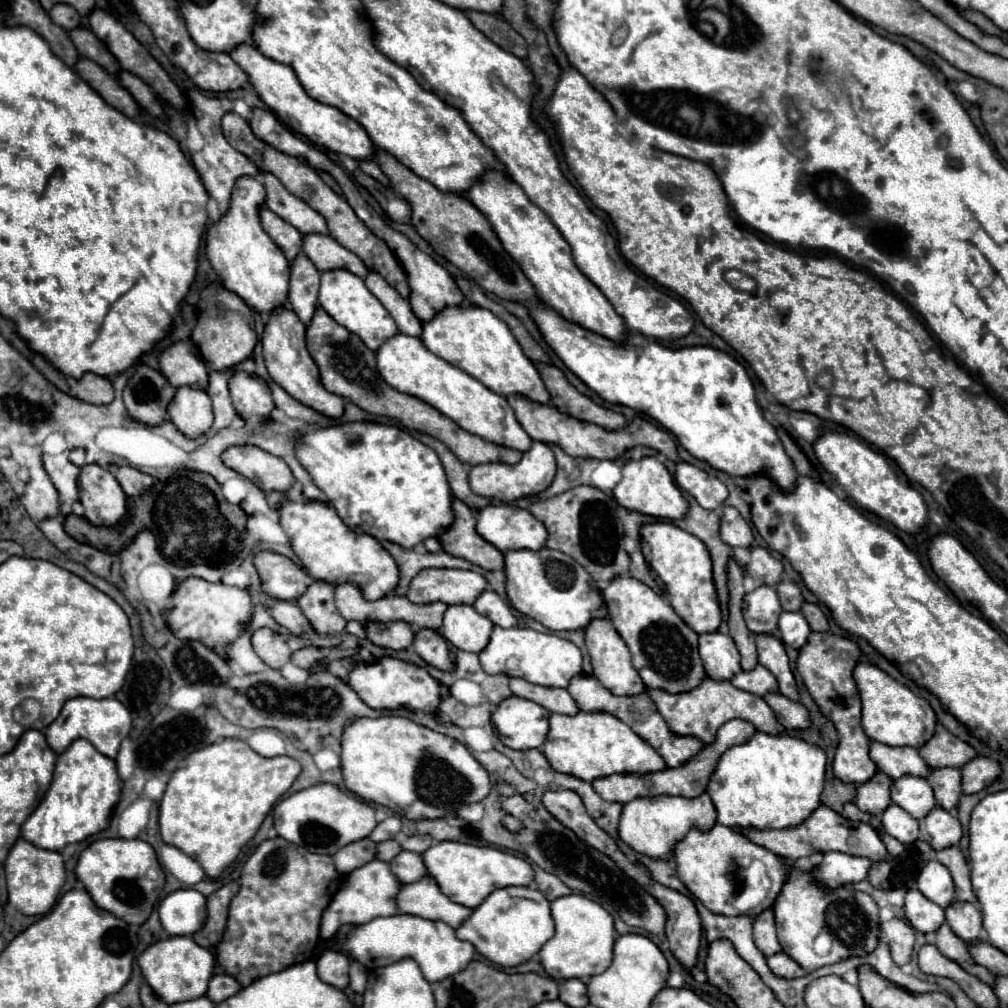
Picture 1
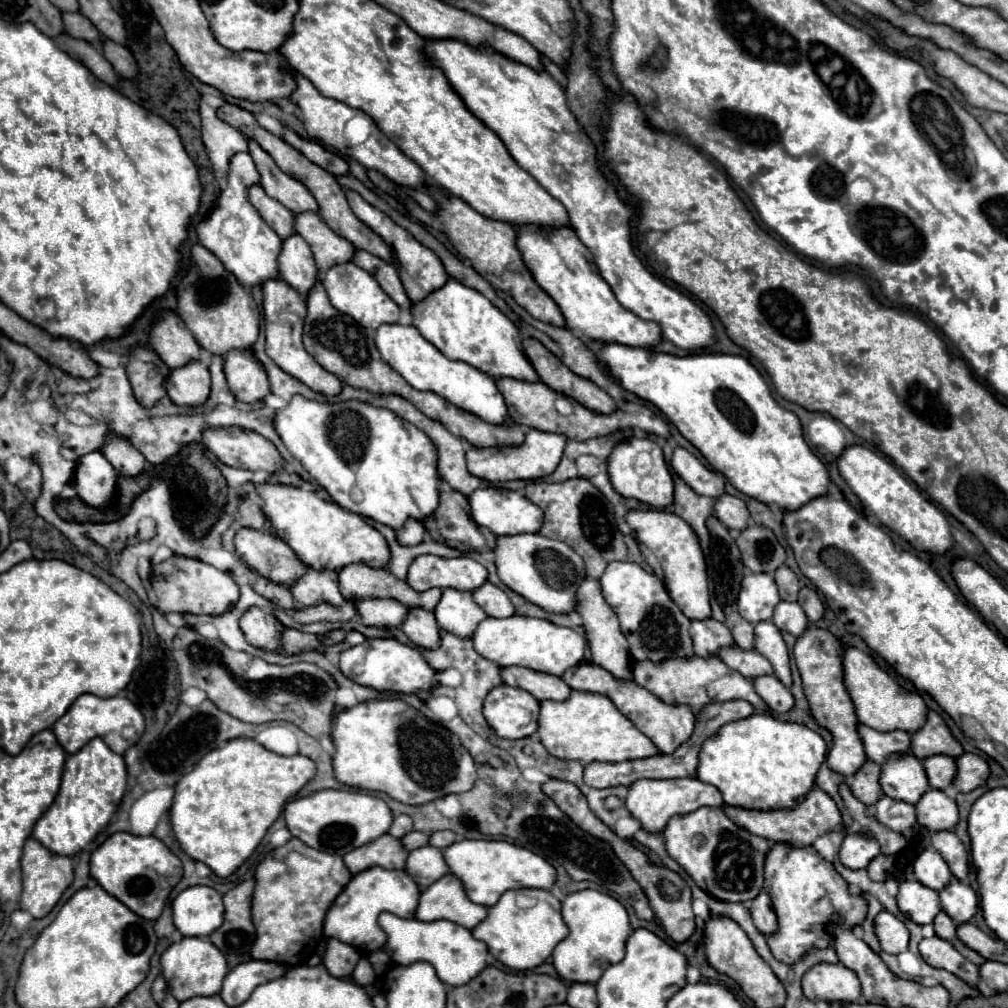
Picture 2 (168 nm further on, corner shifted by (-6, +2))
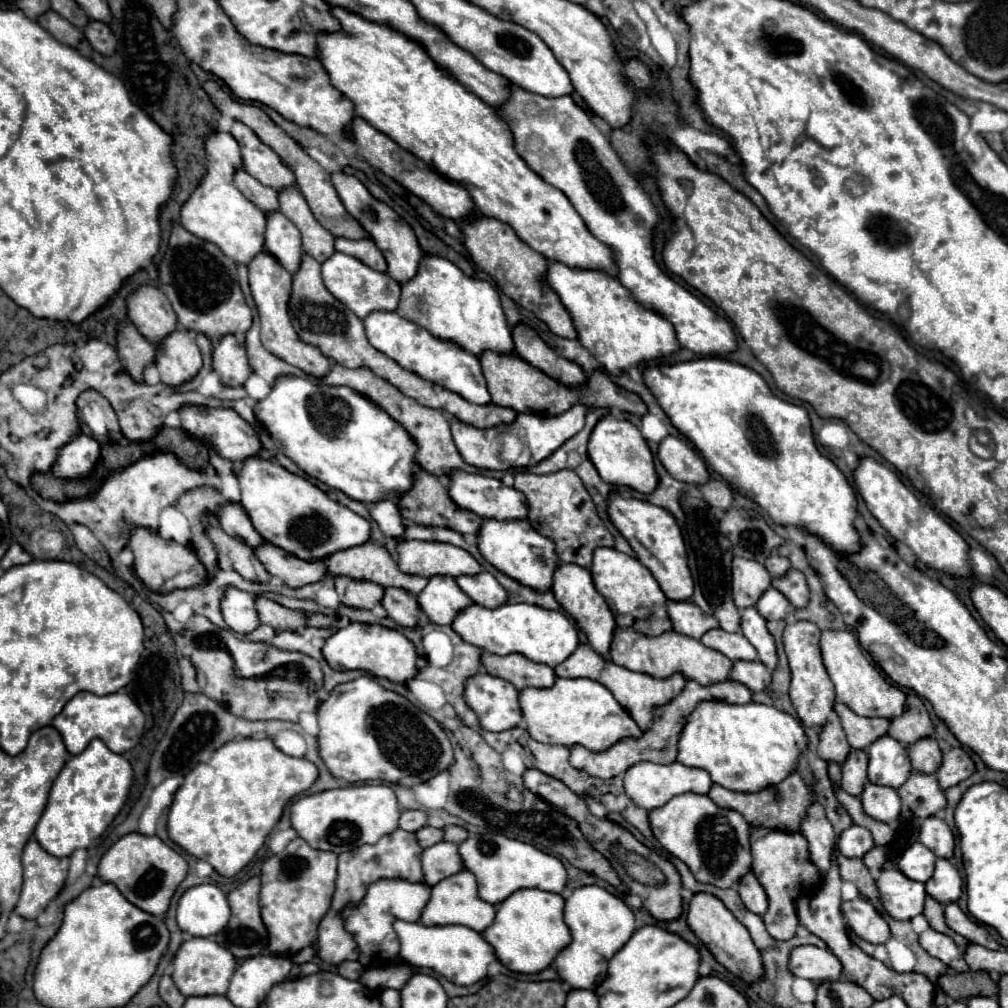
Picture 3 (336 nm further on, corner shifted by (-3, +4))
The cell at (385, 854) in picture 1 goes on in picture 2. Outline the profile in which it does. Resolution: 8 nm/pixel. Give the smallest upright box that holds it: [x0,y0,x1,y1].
[401,831,429,851]

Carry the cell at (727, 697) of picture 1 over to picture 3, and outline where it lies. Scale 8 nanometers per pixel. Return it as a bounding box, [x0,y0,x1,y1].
[610,627,732,685]

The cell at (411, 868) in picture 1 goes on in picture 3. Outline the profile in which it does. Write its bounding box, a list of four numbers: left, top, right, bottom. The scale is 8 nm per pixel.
[422,841,464,885]

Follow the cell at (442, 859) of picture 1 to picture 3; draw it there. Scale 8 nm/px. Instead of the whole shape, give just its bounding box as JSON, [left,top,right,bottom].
[460,833,568,903]

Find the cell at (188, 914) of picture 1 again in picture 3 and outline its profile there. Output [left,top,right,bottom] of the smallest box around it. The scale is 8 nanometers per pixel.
[178,885,228,937]

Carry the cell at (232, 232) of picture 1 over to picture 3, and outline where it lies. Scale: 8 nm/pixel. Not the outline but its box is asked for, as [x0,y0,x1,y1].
[180,127,266,265]

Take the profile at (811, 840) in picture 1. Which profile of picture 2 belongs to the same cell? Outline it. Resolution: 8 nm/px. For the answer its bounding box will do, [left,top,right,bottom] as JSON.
[723,787,843,847]

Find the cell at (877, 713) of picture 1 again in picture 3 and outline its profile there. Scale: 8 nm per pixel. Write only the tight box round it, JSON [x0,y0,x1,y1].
[820,629,906,719]

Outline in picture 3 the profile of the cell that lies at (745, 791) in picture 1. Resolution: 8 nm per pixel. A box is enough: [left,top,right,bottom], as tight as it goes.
[676,701,806,791]

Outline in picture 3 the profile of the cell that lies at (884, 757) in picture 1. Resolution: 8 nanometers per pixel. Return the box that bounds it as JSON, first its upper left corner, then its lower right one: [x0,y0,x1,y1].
[834,701,888,749]

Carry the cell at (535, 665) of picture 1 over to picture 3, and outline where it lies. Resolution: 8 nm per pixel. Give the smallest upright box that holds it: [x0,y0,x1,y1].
[450,603,578,667]

